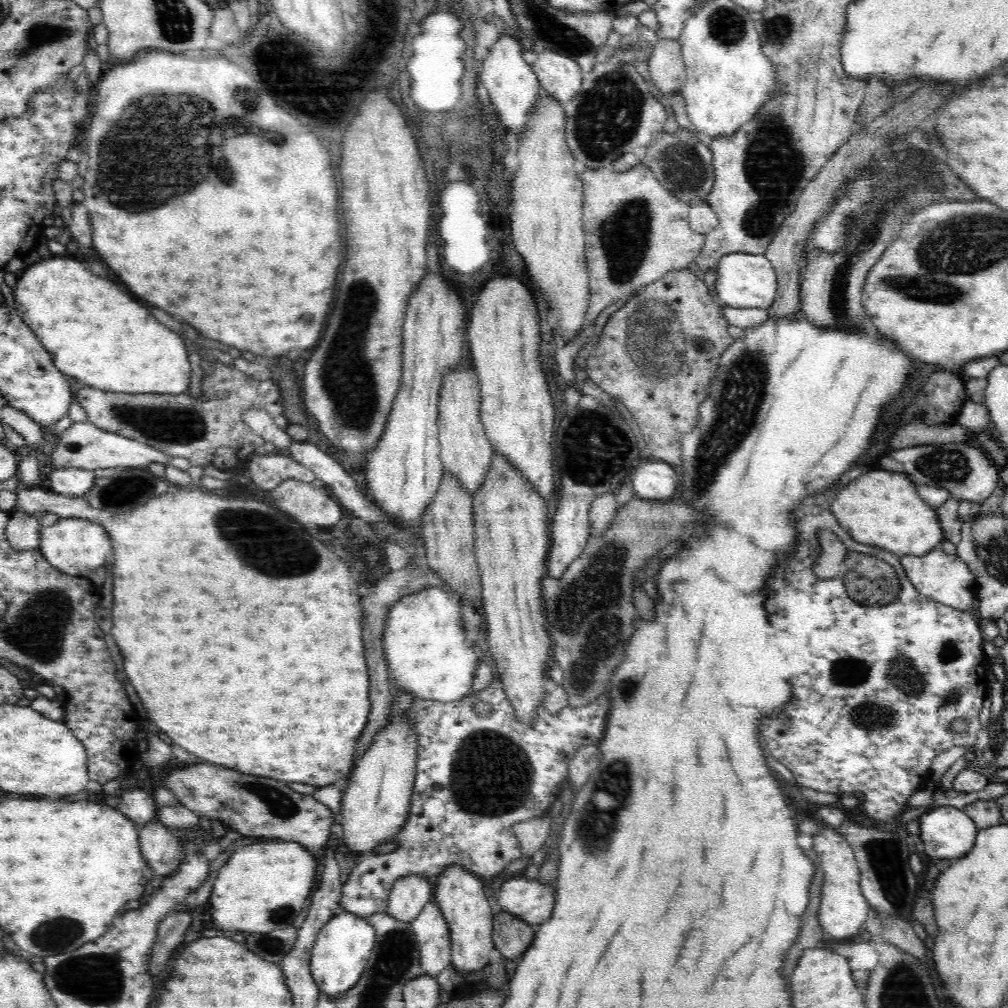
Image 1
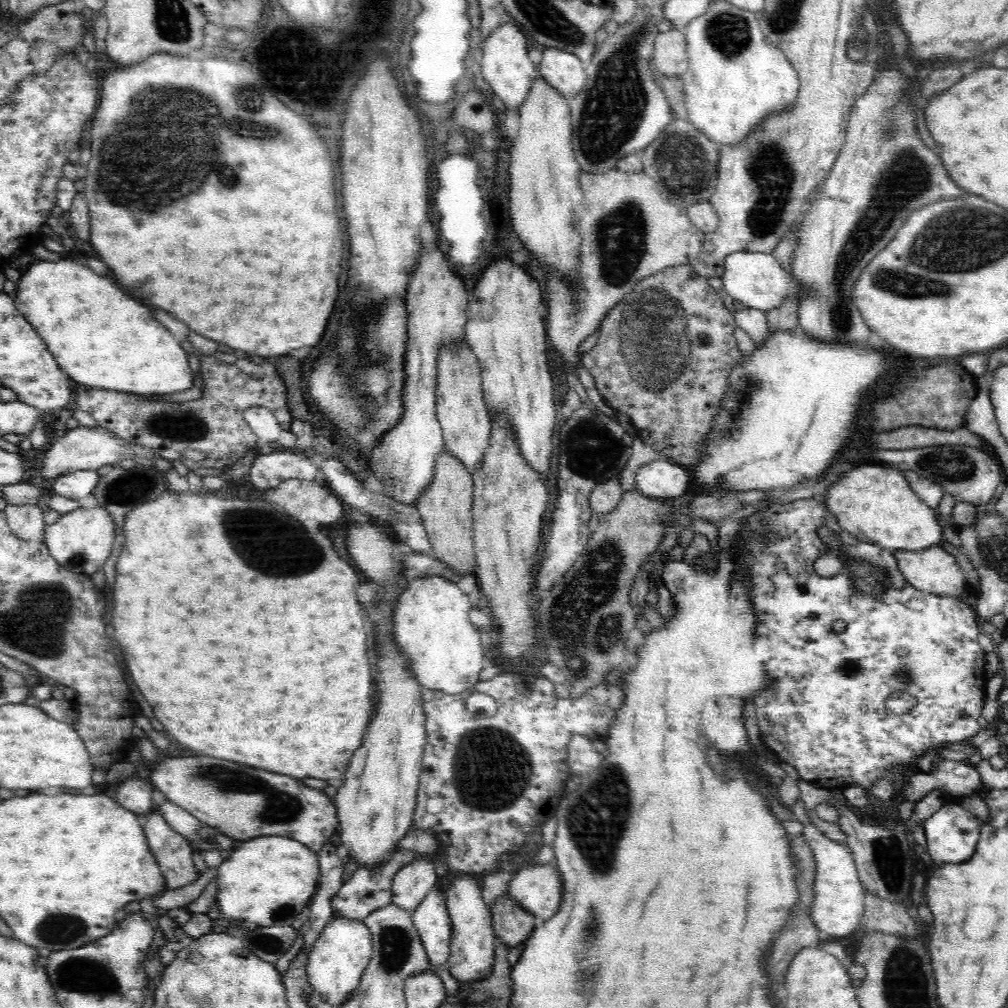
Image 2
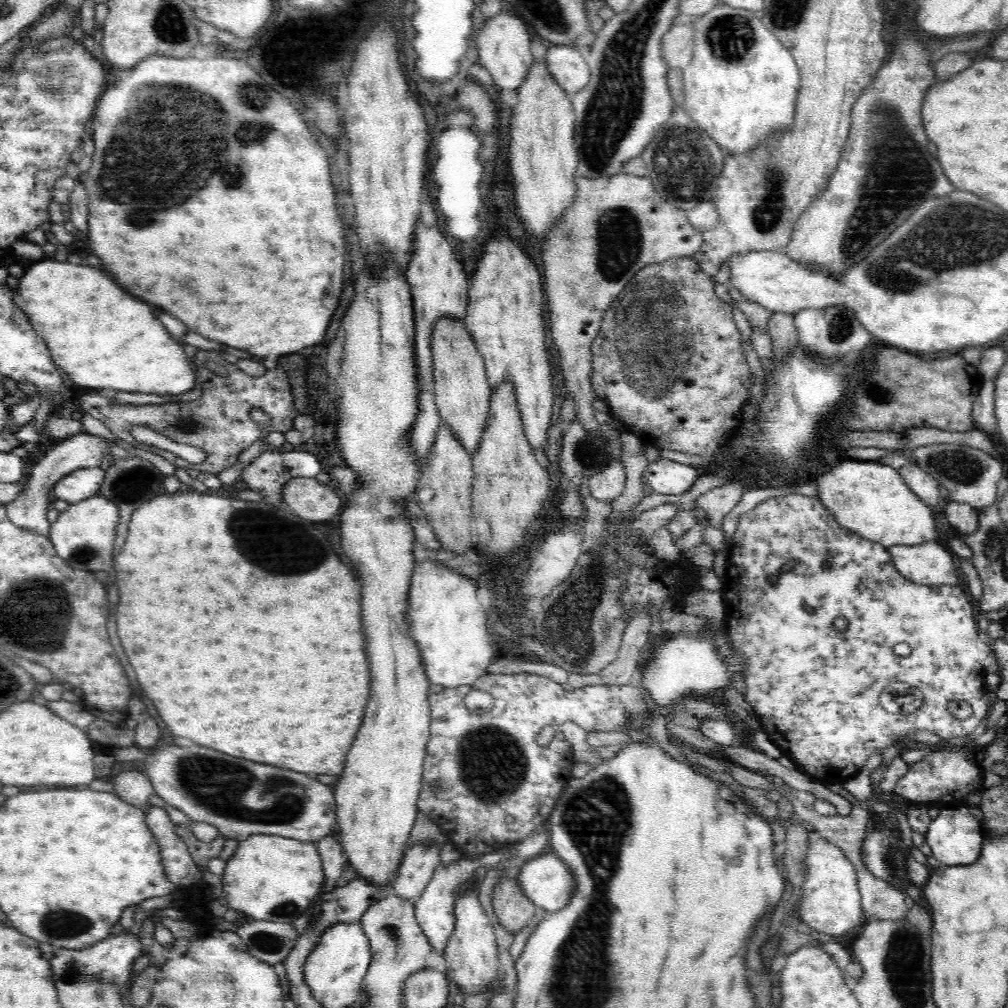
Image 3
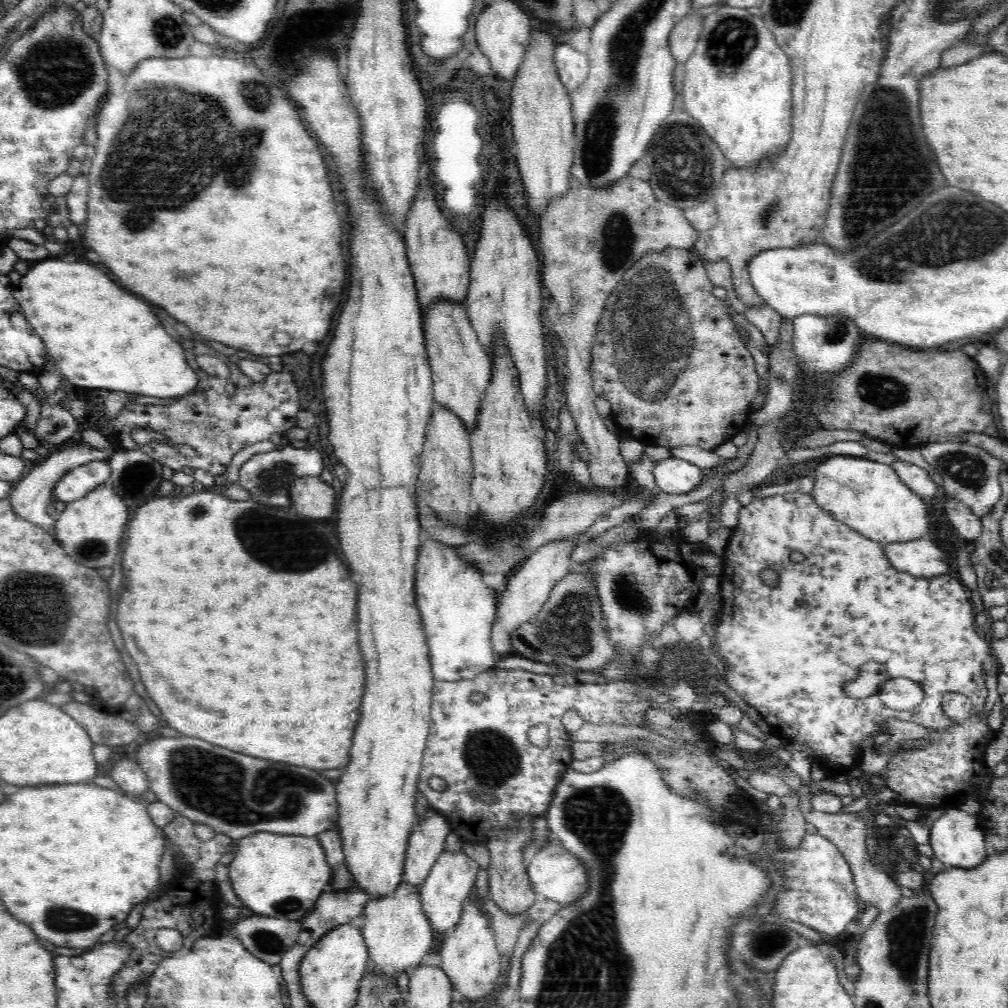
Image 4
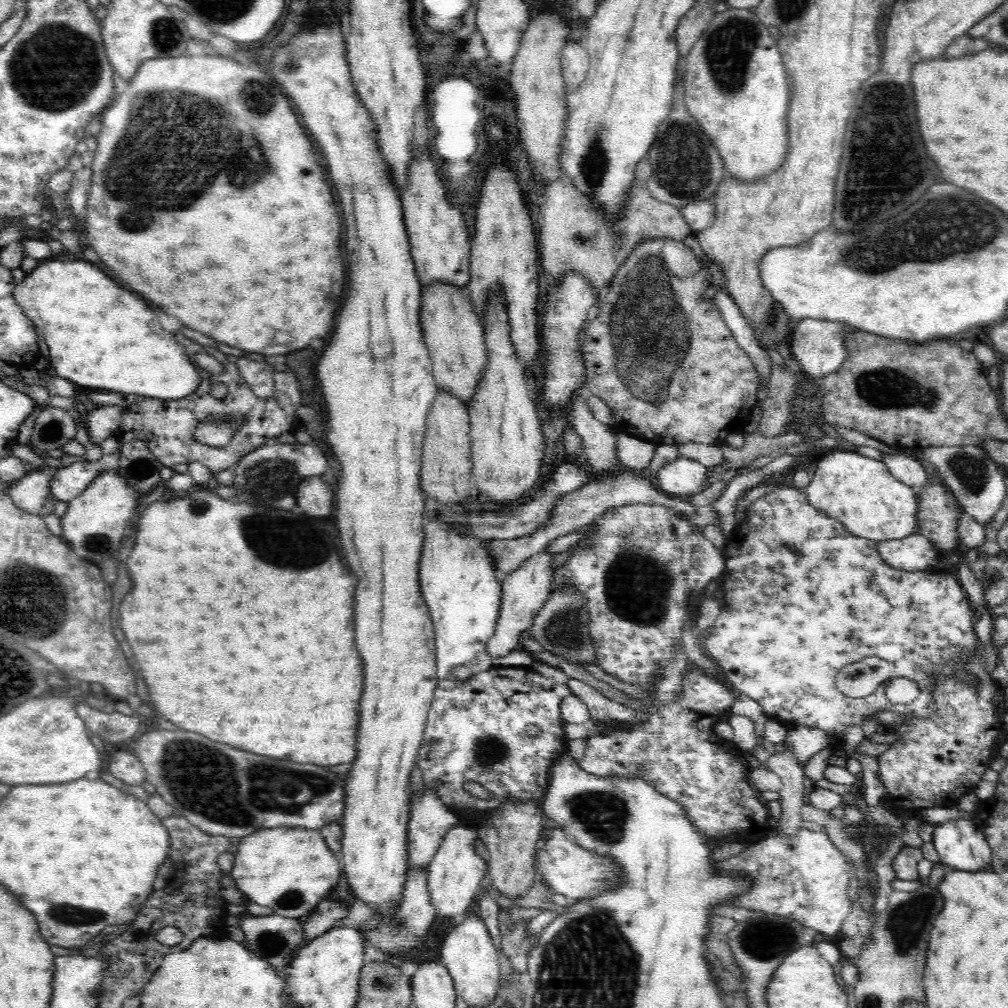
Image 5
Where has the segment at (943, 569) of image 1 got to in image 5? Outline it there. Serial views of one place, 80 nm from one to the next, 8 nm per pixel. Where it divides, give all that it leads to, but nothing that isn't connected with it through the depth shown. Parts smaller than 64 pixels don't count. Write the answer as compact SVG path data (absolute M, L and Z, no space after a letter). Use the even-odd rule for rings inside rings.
M919 532L912 534L912 536L906 536L896 540L878 541L876 547L878 547L880 556L894 568L902 568L908 572L939 571L939 567L934 567L939 559L937 548L928 537Z

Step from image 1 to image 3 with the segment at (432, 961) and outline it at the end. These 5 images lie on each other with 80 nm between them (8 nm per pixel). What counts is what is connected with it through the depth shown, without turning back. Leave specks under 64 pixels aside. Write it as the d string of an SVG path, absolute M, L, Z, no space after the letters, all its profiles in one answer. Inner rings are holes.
M516 848L499 849L490 854L478 858L478 860L466 860L462 857L460 860L449 864L447 867L438 866L435 870L432 881L424 888L422 896L419 896L415 903L415 917L424 933L424 936L428 937L431 947L438 956L445 954L446 944L448 944L448 938L455 929L455 898L456 894L460 894L468 885L475 884L472 880L472 876L476 872L476 868L483 866L492 866L495 863L499 863L502 860L507 860L517 855Z

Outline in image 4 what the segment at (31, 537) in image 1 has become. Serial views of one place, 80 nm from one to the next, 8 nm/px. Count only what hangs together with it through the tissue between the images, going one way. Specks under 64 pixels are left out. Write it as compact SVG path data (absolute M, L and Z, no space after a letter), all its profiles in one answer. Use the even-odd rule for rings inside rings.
M78 437L67 442L66 446L61 450L52 452L51 455L36 462L36 465L31 467L28 474L22 476L19 481L13 484L9 499L11 500L11 507L14 514L43 528L46 532L53 534L55 531L55 519L52 519L48 515L46 508L48 508L50 503L55 502L53 490L56 482L58 482L62 476L70 473L74 468L85 466L88 462L105 460L109 456L111 457L114 452L115 448L110 444L108 447L101 450L92 447Z

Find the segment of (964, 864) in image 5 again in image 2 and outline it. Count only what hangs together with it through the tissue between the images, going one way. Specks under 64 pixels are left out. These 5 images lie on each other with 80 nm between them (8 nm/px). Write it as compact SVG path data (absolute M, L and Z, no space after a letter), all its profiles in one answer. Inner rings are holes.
M945 801L938 812L924 822L924 832L928 843L927 853L935 865L961 863L976 854L980 840L982 823L957 801Z

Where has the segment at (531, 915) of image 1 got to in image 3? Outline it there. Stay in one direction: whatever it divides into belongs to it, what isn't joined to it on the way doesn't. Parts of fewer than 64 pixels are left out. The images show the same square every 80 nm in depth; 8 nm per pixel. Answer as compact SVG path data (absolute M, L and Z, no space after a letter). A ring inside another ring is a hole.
M550 852L536 856L518 874L521 891L536 907L555 913L572 898L576 879L564 861Z

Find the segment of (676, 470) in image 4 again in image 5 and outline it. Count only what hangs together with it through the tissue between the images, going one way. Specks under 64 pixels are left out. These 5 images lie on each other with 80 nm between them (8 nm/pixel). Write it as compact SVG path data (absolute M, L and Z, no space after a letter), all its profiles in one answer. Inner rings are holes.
M678 457L655 473L656 483L666 494L688 496L702 492L708 486L708 468L697 460Z

